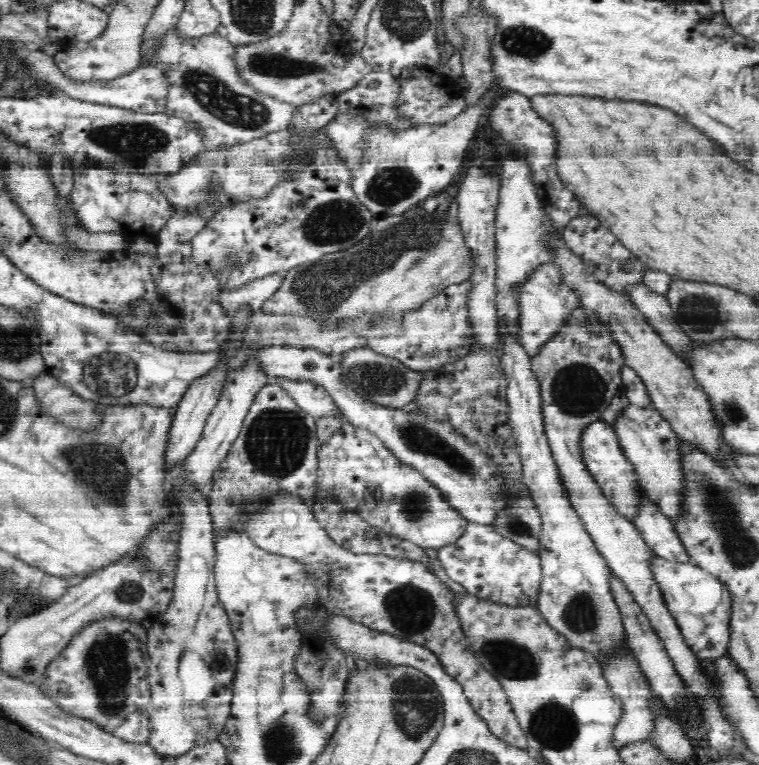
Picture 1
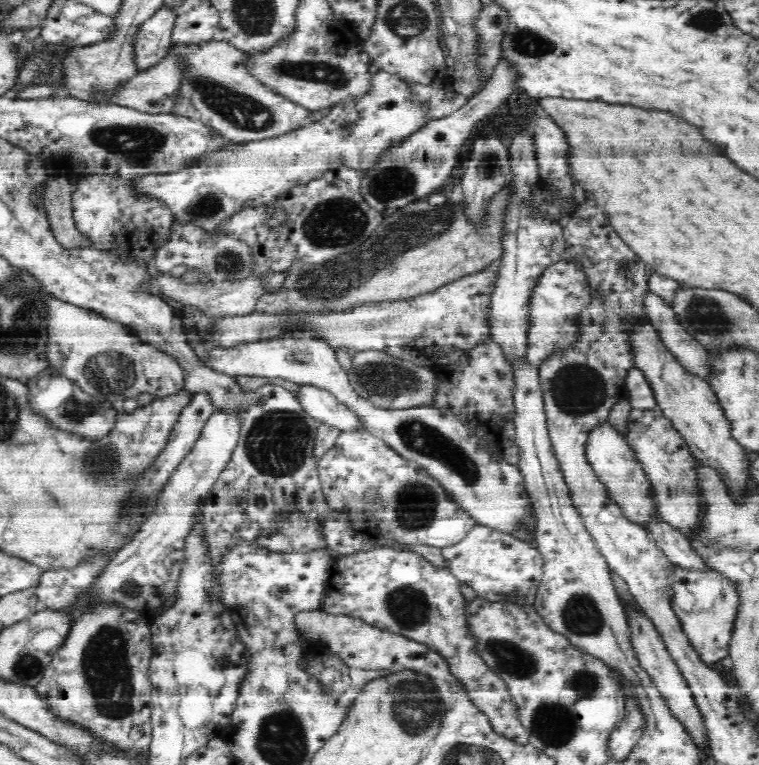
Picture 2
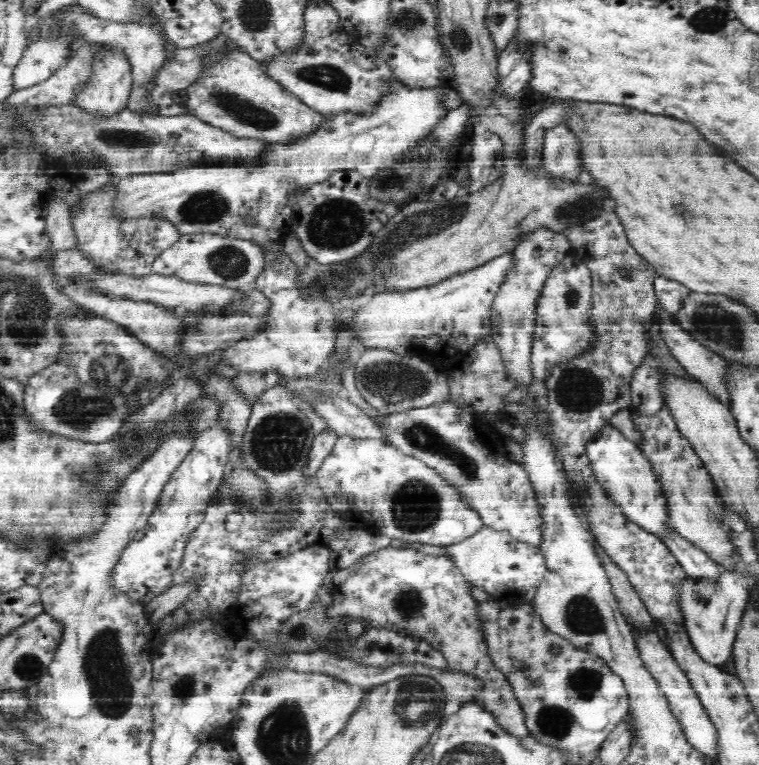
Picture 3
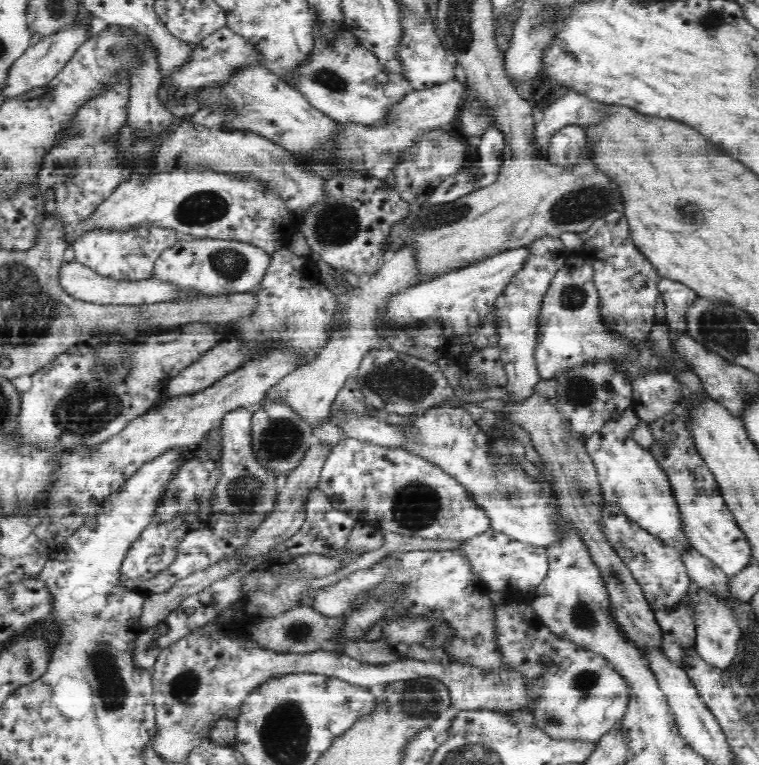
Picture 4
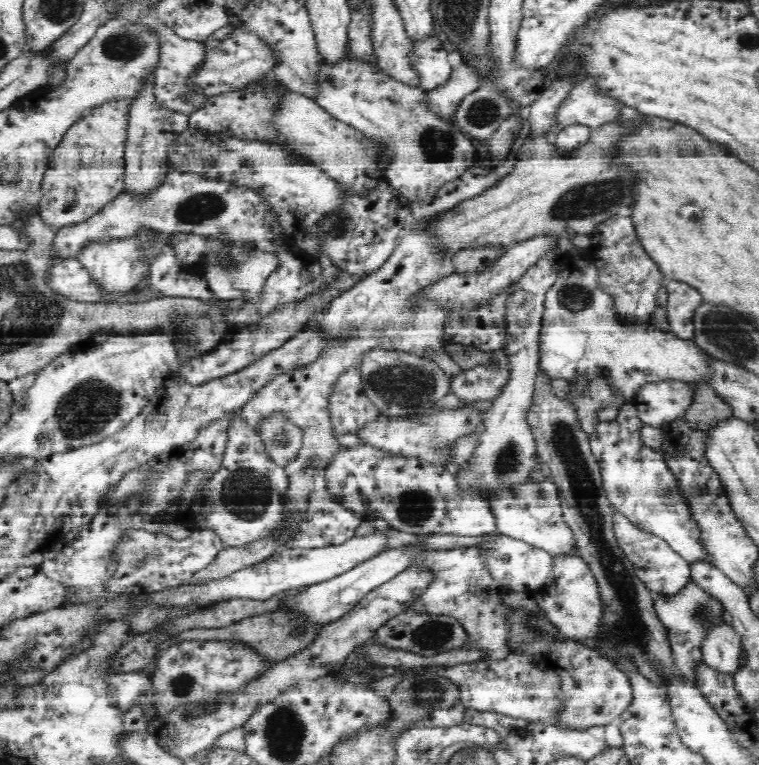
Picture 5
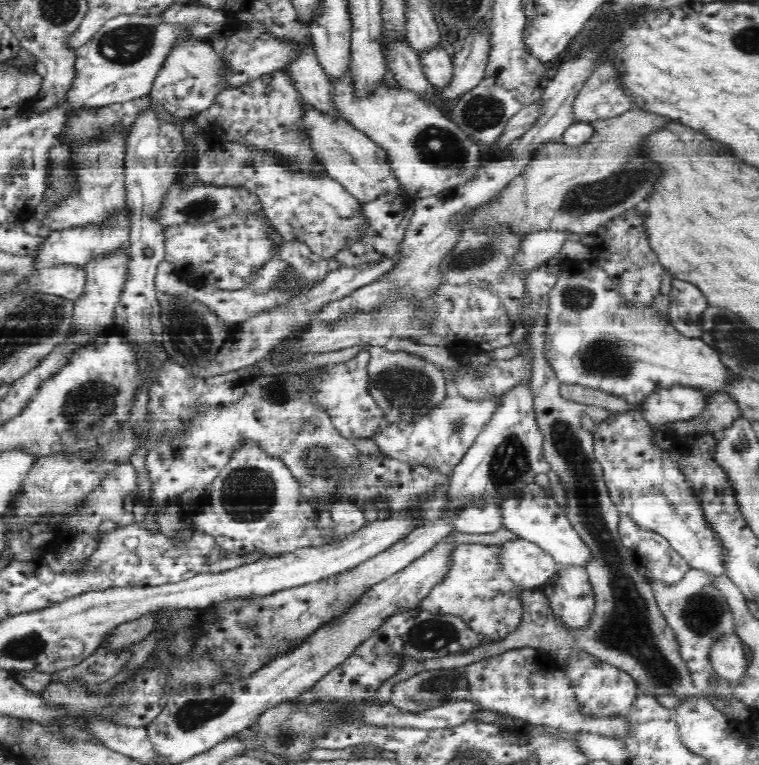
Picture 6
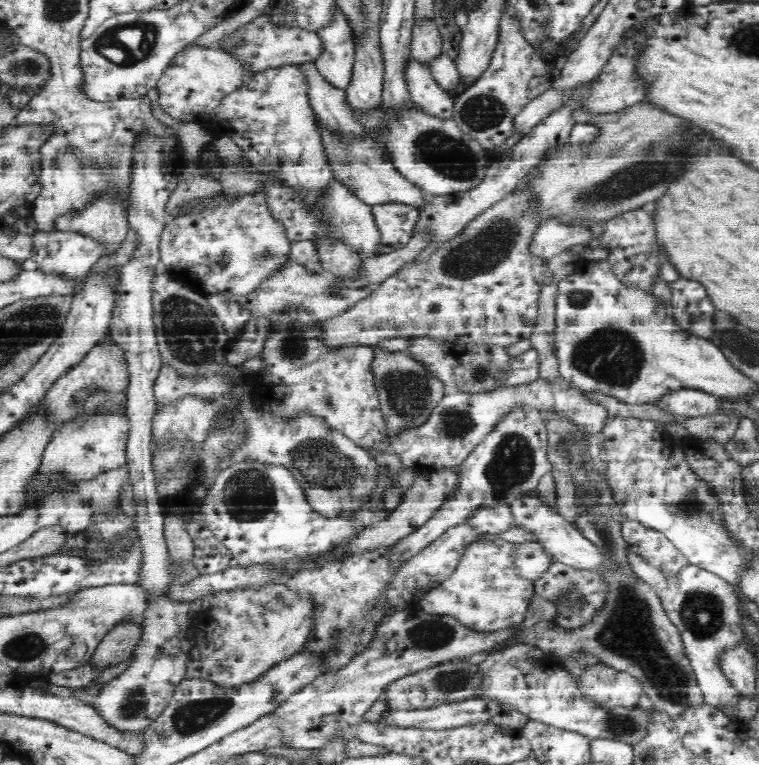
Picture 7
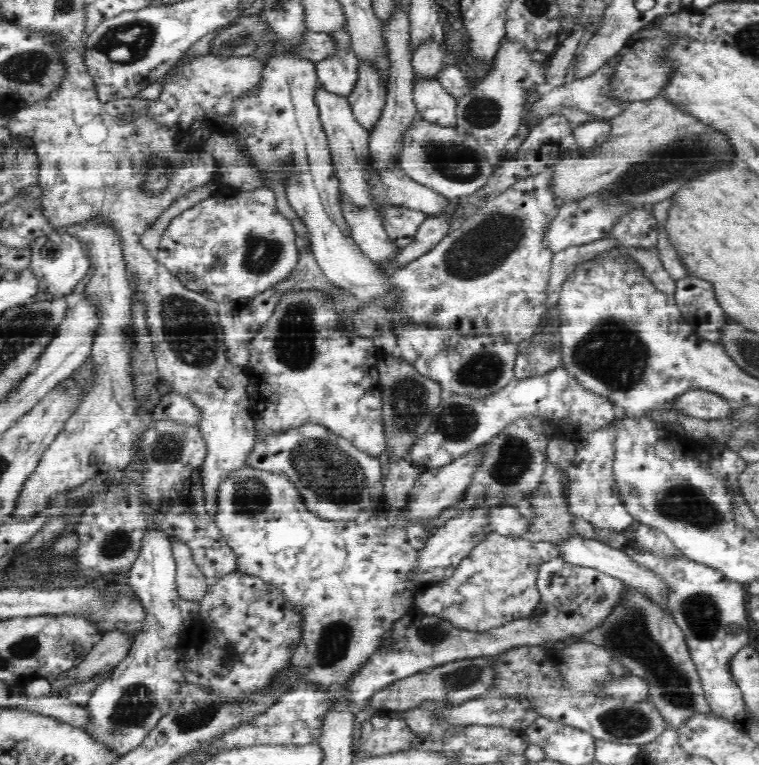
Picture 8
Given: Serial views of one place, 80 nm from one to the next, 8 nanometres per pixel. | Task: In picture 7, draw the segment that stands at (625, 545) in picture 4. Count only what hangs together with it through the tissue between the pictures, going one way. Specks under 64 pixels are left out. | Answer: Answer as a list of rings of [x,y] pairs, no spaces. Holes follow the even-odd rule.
[[[626,521],[621,529],[627,545],[639,550],[642,556],[662,570],[678,572],[687,563],[687,558],[663,532],[636,521]]]

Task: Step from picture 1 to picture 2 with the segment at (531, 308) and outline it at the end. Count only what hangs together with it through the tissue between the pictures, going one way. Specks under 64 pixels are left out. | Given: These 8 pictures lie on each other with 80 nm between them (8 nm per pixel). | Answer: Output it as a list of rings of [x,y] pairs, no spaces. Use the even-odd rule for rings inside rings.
[[[560,259],[546,270],[532,296],[530,346],[526,362],[534,372],[538,373],[546,361],[569,353],[570,349],[578,346],[578,342],[582,342],[585,328],[581,326],[581,314],[586,312],[594,298],[592,285],[586,275],[586,267],[576,259]]]

